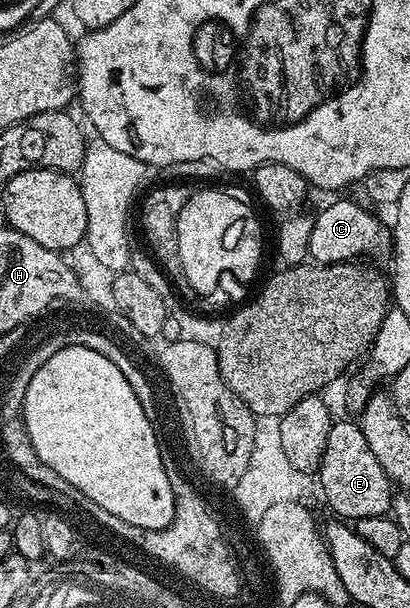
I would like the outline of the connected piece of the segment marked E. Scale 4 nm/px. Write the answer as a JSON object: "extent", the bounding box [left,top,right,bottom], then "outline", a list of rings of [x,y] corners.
{"extent":[320,419,394,522],"outline":[[[334,419],[327,434],[327,450],[323,450],[320,476],[321,492],[325,495],[330,510],[334,512],[332,515],[342,521],[355,522],[359,518],[375,518],[386,515],[392,509],[394,485],[383,466],[379,466],[371,446],[367,446],[367,438],[363,438],[363,430],[356,419]]]}

